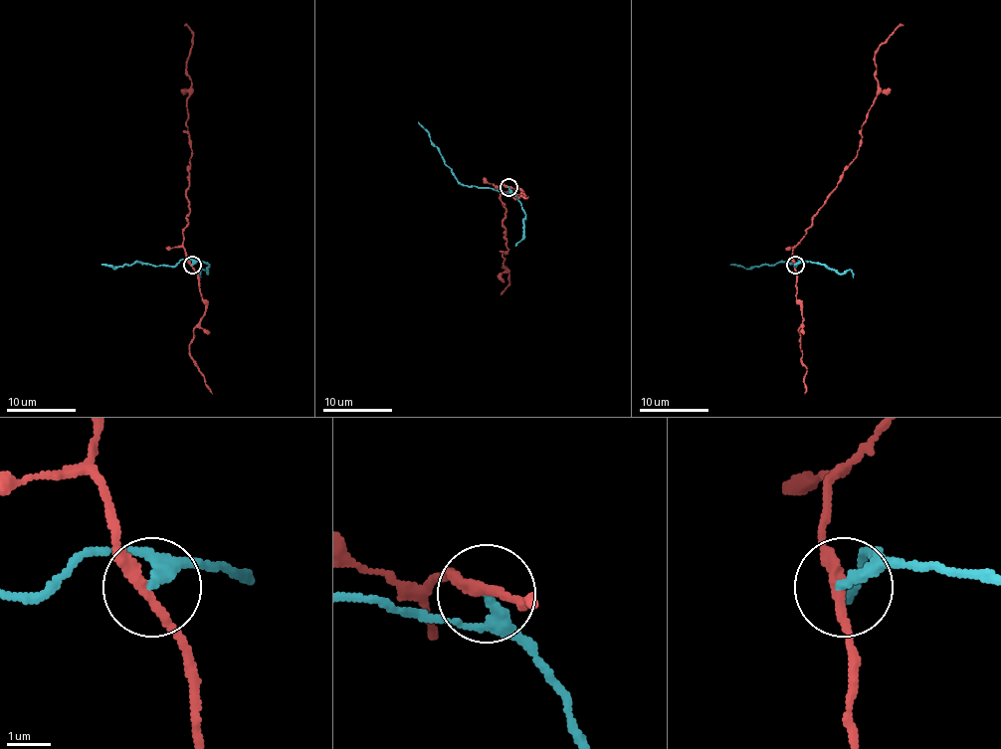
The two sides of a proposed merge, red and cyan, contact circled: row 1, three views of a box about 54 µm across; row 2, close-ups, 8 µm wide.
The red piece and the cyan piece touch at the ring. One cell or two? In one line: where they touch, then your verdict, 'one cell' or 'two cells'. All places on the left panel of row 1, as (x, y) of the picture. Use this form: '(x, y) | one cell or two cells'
(192, 265) | two cells

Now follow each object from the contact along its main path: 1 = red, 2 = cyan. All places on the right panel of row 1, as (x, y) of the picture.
1: (795, 265), (791, 257), (795, 246), (858, 153), (863, 122), (877, 94), (877, 49), (902, 25)
2: (795, 265), (800, 260), (796, 265), (777, 262), (744, 269), (730, 264)

